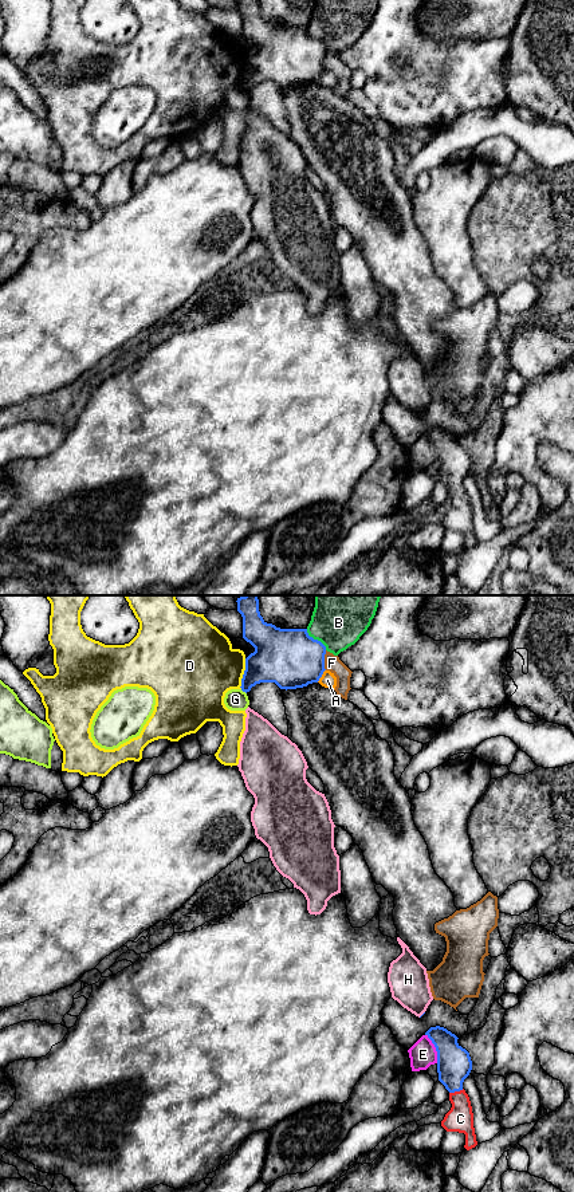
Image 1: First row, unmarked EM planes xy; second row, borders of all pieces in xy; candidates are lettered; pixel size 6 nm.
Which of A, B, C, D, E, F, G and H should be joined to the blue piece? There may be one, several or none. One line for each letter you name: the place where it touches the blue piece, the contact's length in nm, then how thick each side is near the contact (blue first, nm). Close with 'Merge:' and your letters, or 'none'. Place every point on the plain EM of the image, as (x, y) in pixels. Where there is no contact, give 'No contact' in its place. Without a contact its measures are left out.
C: Touches blue at xy (456, 490). Shared border 90 nm. Thickness 200 nm (blue) against 160 nm
Merge: C

